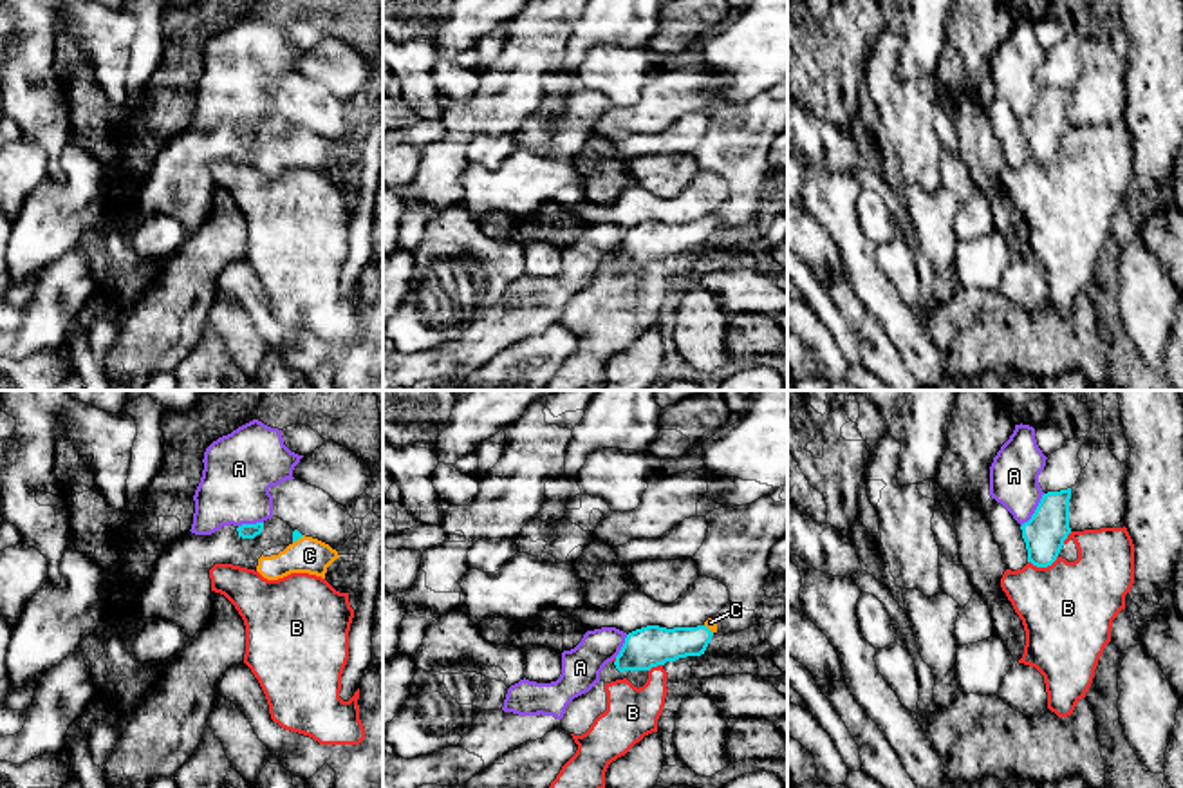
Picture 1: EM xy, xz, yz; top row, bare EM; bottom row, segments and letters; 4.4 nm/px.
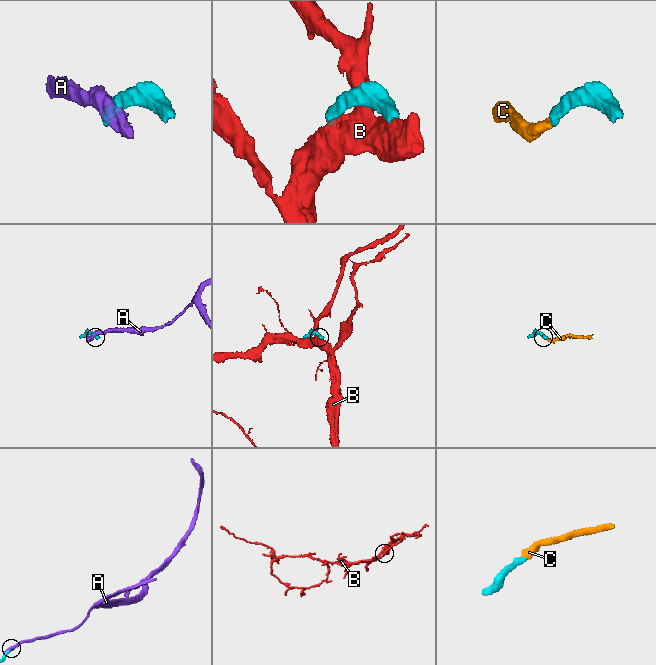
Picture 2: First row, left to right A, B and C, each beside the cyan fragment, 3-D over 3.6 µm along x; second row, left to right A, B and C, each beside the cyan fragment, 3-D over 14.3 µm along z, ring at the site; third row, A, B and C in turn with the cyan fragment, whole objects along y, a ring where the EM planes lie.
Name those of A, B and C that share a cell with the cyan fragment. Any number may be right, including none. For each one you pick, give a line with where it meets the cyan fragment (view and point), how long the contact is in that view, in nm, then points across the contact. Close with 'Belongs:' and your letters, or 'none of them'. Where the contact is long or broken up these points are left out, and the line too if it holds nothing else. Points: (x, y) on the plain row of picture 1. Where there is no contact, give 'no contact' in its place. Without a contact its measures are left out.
C: contact xy (298, 132); length 70 nm; way xy (297, 129), (298, 132), (309, 150)
Belongs: C

